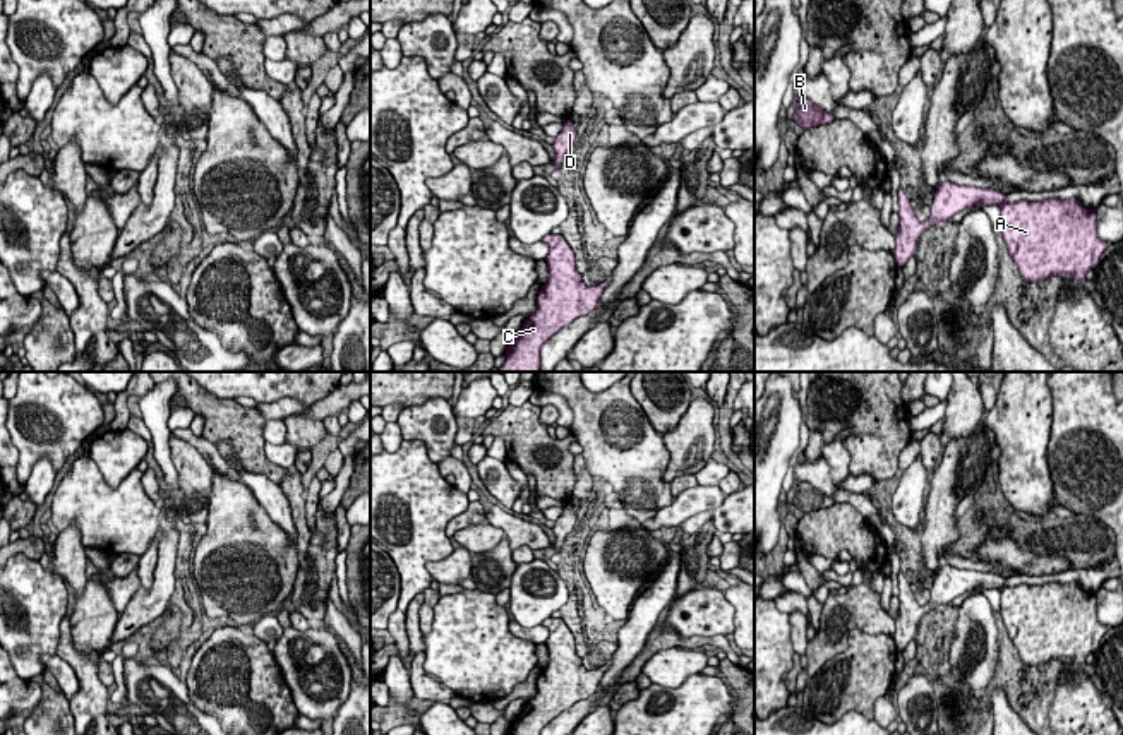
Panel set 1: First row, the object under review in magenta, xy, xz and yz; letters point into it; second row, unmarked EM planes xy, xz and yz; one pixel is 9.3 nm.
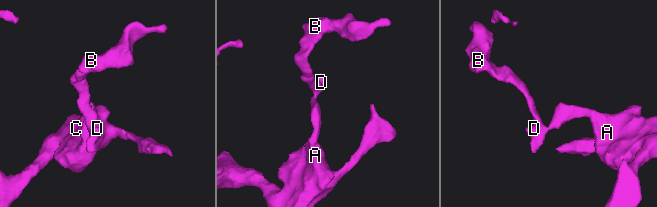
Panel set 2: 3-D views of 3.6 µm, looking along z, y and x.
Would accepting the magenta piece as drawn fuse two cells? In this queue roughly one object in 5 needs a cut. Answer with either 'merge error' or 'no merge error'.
no merge error

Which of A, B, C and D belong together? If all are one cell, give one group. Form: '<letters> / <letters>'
A B C D

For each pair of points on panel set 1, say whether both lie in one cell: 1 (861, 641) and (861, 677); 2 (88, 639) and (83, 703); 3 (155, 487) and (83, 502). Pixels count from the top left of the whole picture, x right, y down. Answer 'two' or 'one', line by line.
1: one
2: two
3: two

